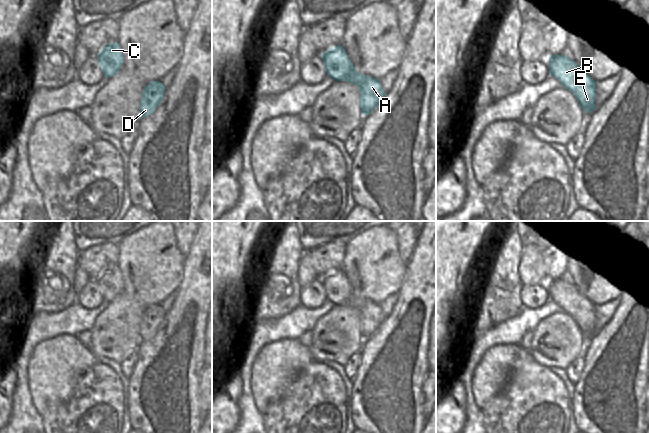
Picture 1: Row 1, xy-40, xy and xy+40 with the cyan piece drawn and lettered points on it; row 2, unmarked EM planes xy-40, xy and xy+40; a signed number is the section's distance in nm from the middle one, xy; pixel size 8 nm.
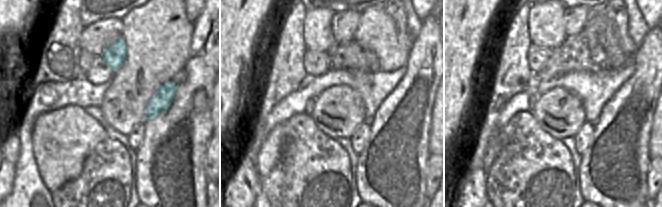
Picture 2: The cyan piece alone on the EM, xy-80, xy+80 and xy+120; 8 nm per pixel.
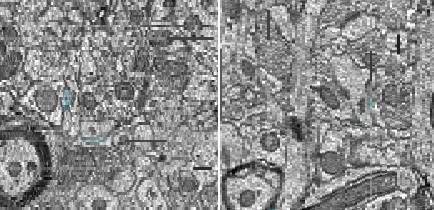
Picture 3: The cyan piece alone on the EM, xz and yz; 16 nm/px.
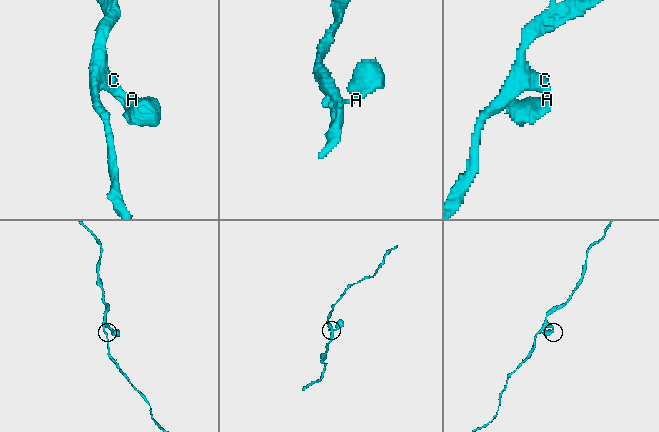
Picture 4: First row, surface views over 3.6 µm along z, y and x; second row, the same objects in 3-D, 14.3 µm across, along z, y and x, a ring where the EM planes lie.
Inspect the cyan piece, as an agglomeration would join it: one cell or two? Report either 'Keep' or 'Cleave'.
Keep

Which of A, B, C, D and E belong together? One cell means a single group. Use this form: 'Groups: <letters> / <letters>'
Groups: A B C D E

